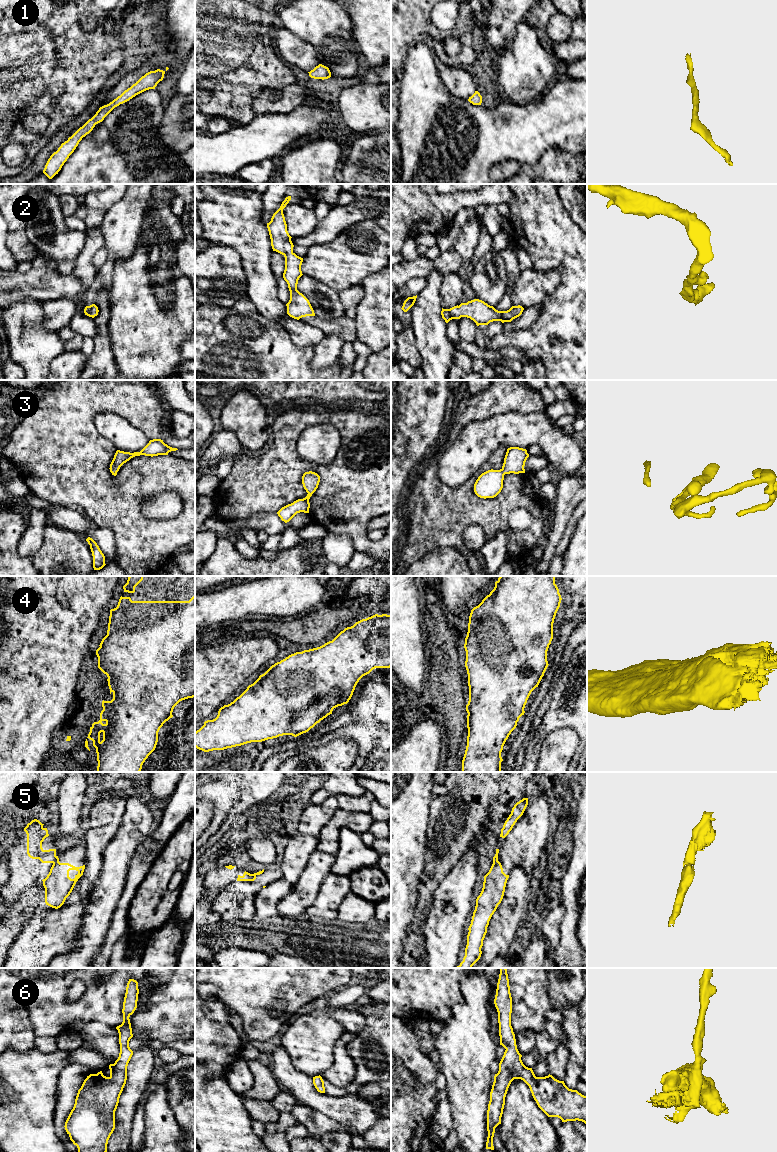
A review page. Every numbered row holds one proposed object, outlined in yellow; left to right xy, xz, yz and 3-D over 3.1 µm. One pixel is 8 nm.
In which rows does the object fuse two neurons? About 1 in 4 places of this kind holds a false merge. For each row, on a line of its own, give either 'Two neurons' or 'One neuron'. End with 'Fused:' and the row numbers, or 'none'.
1: One neuron
2: One neuron
3: One neuron
4: One neuron
5: Two neurons
6: One neuron
Fused: 5

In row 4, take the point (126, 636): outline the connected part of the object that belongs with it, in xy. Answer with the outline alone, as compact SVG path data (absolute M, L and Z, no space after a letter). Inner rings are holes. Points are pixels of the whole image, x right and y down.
M195 595L189 601L132 601L130 597L121 596L117 607L110 610L107 635L102 639L99 646L100 647L96 650L96 655L98 657L98 668L108 677L108 686L110 689L110 694L113 694L113 699L111 701L102 701L103 710L100 713L100 720L92 724L87 737L93 741L93 746L96 748L98 761L97 772L140 772L143 763L156 748L158 742L158 732L160 728L166 721L173 717L172 712L174 707L182 700L195 697Z

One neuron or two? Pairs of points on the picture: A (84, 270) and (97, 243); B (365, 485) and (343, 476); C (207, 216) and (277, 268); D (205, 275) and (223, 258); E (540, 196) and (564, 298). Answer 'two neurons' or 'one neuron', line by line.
A: one neuron
B: one neuron
C: two neurons
D: one neuron
E: one neuron

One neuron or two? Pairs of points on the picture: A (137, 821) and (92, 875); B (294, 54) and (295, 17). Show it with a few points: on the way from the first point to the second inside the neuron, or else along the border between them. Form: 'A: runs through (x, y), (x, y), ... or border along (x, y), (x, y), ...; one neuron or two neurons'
A: border along (112, 839), (103, 849), (103, 868), (94, 882); two neurons
B: border along (283, 26), (308, 42), (315, 49); two neurons

